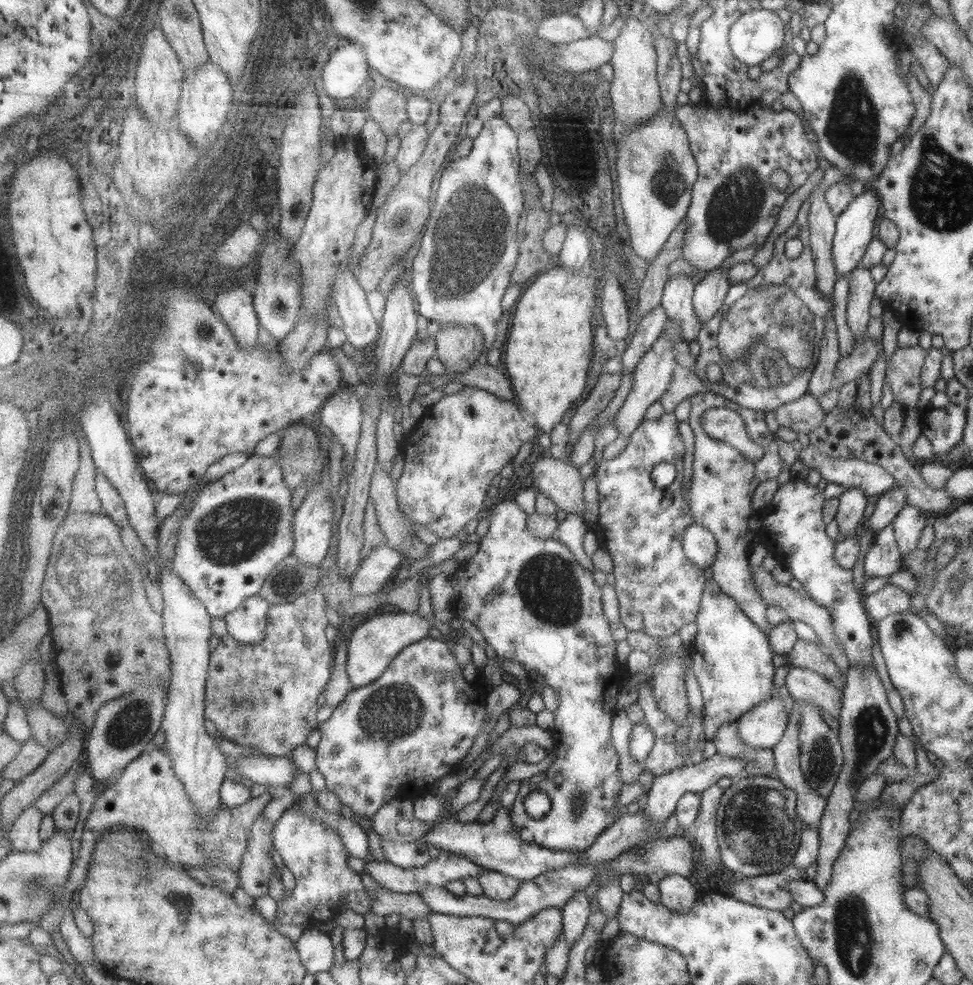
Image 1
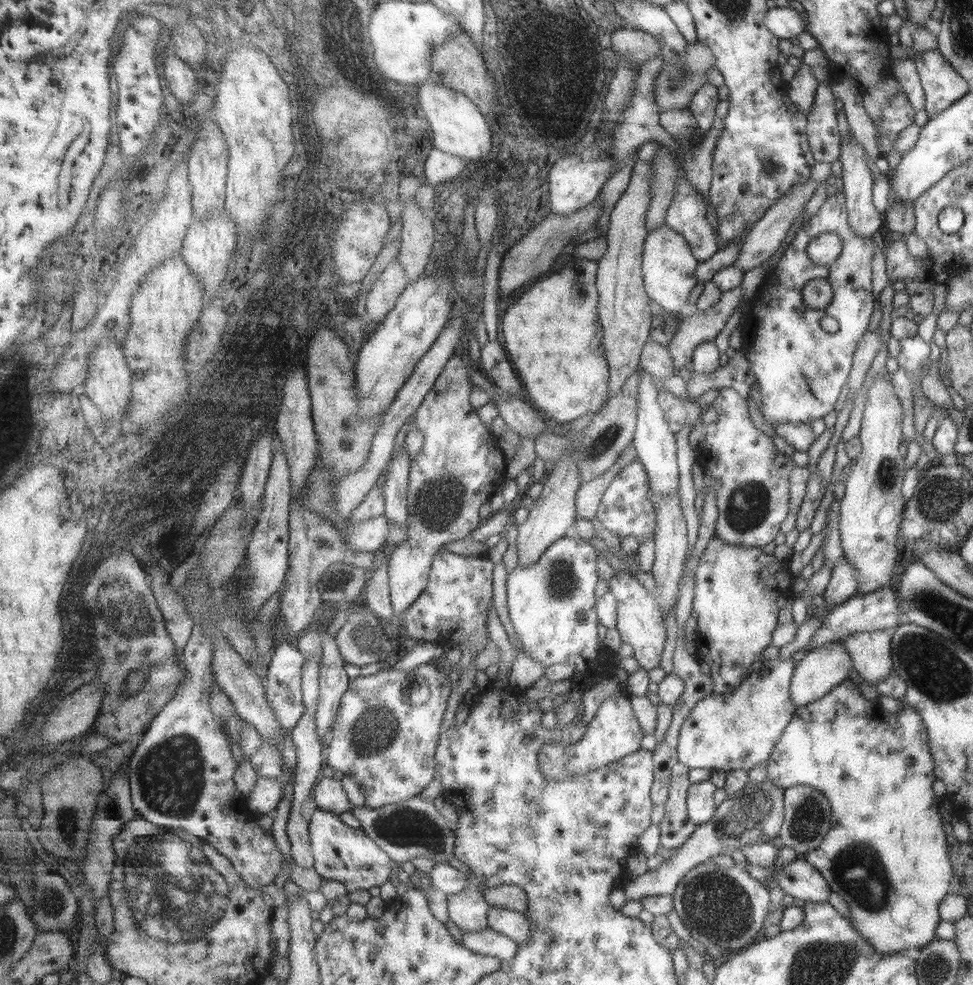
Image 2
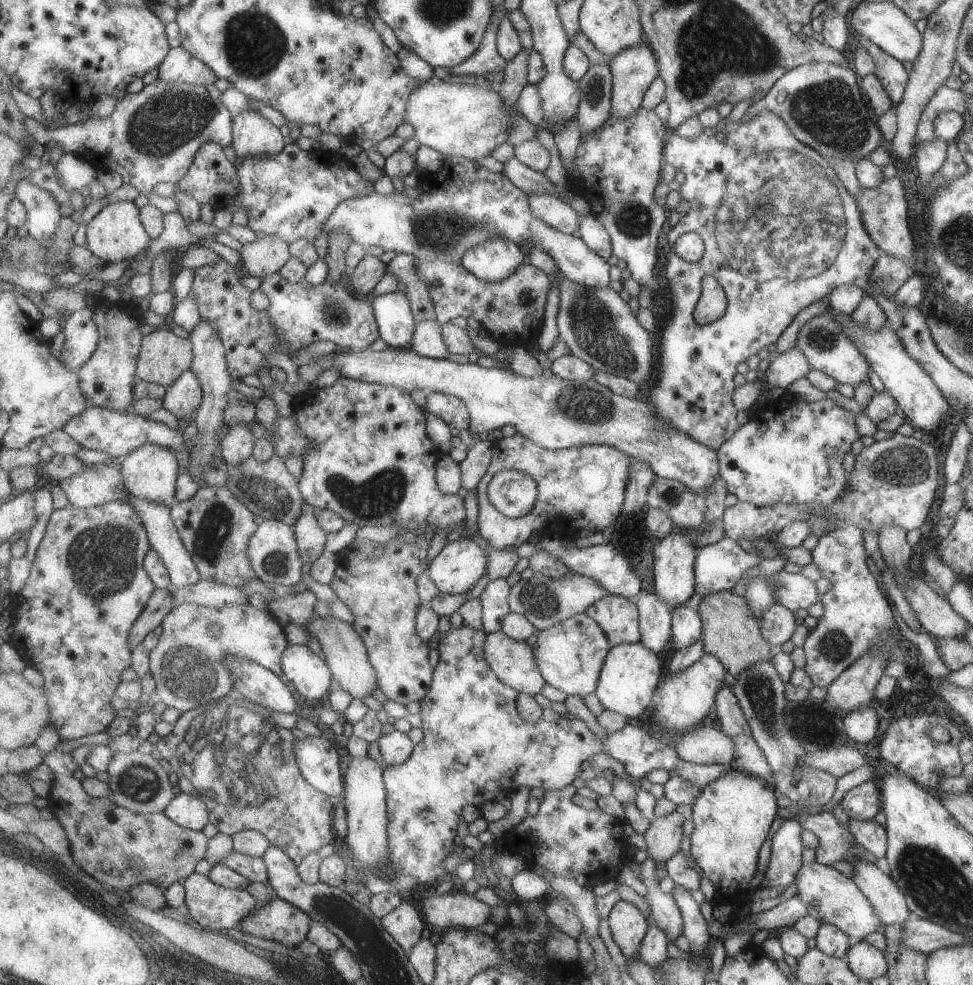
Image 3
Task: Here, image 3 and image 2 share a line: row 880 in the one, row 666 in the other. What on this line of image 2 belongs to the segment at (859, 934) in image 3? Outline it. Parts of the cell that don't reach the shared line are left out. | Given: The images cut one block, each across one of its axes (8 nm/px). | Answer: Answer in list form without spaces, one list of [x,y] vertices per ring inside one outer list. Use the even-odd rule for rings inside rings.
[[[842,642],[830,643],[826,646],[819,646],[810,650],[808,654],[797,662],[790,684],[790,696],[792,702],[797,706],[806,706],[811,702],[816,702],[826,694],[842,685],[851,676],[854,668],[852,657],[849,650]]]

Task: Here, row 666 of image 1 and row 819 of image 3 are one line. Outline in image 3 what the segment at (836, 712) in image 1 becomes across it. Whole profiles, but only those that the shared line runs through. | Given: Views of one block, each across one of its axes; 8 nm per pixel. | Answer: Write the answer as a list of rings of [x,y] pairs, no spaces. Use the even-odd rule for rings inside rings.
[[[796,817],[781,824],[772,839],[768,870],[761,886],[772,889],[788,888],[795,884],[797,872],[802,864],[802,851],[805,849],[801,841],[803,830]]]

